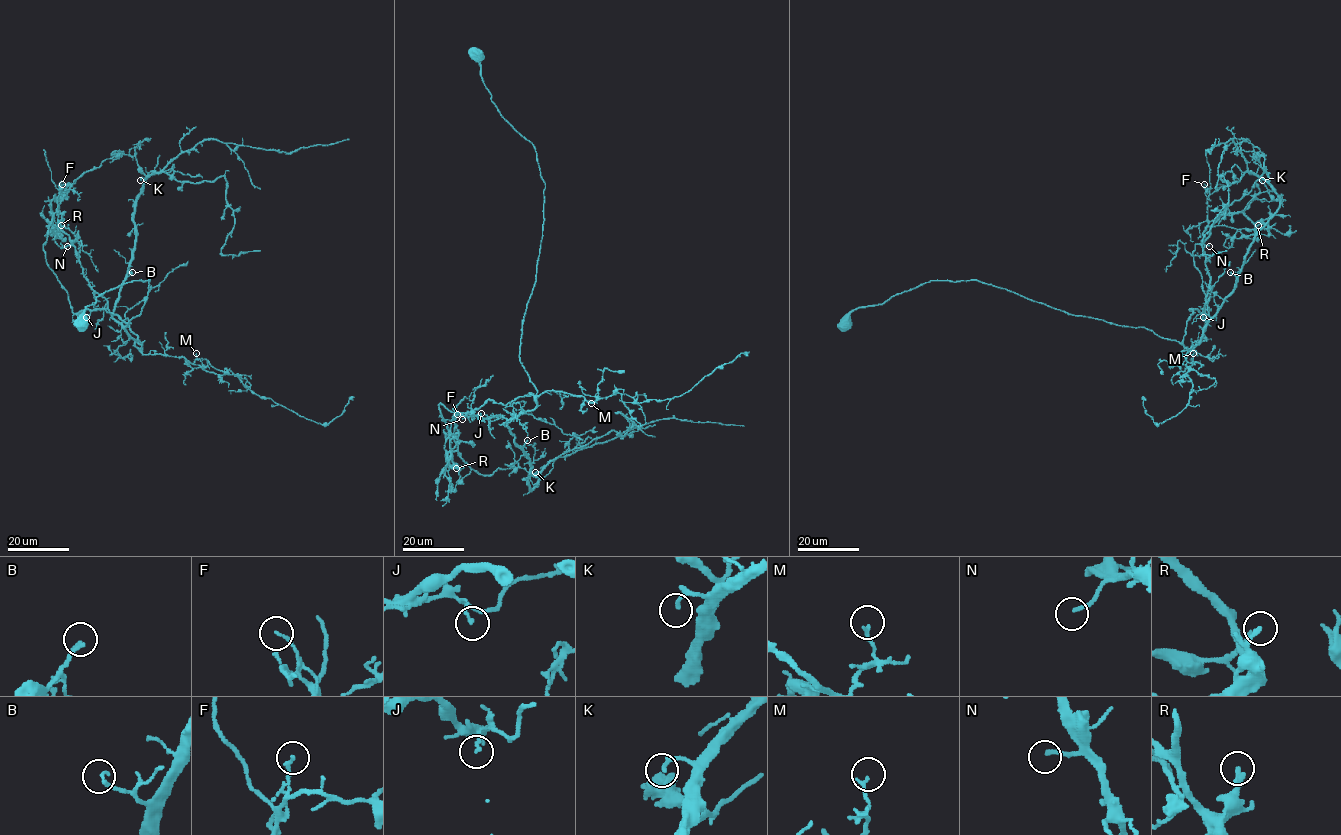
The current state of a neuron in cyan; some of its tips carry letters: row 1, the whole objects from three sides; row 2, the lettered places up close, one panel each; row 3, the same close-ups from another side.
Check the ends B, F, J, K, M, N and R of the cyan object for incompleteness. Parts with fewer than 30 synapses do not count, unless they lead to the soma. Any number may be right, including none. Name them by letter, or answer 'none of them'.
N

